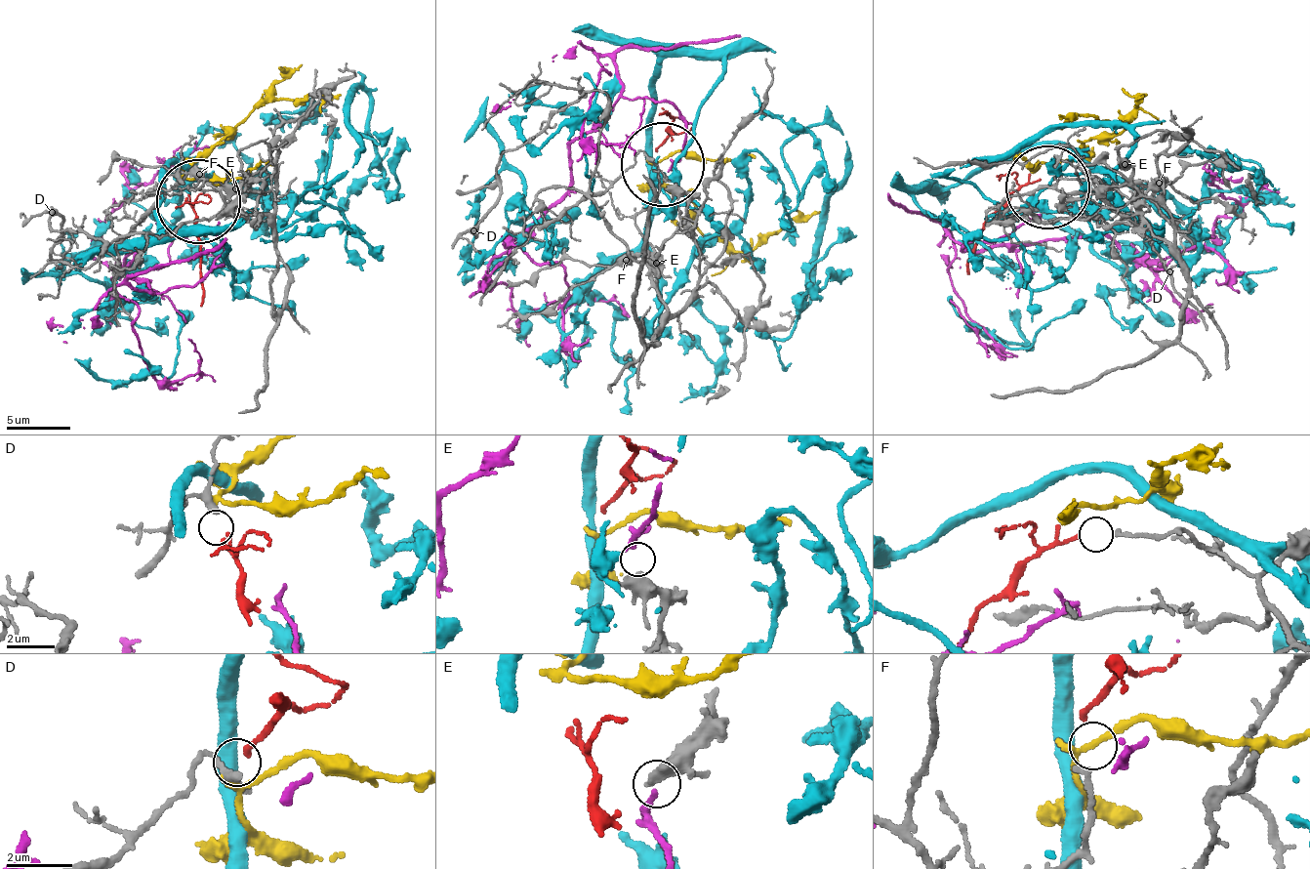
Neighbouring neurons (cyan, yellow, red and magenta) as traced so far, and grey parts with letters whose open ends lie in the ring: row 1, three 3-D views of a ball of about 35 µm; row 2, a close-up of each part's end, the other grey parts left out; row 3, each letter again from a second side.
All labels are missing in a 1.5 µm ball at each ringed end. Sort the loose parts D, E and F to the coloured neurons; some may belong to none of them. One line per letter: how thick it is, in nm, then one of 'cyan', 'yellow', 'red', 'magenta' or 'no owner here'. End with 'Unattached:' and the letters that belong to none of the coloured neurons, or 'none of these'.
D: 220 nm thick; no owner here
E: 320 nm thick; magenta
F: 190 nm thick; red
Unattached: D

